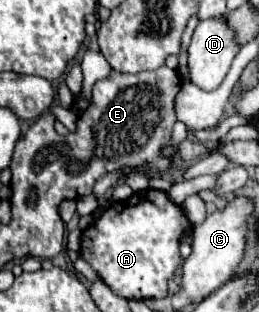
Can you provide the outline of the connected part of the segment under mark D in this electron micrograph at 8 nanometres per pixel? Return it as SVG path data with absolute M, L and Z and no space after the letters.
M218 17L218 19L204 19L198 23L194 35L192 35L192 43L188 47L188 67L190 67L190 81L194 85L198 85L200 89L204 91L212 91L216 89L230 65L232 65L232 59L236 57L236 53L240 51L240 43L236 43L236 33L234 29L226 23L226 17Z

